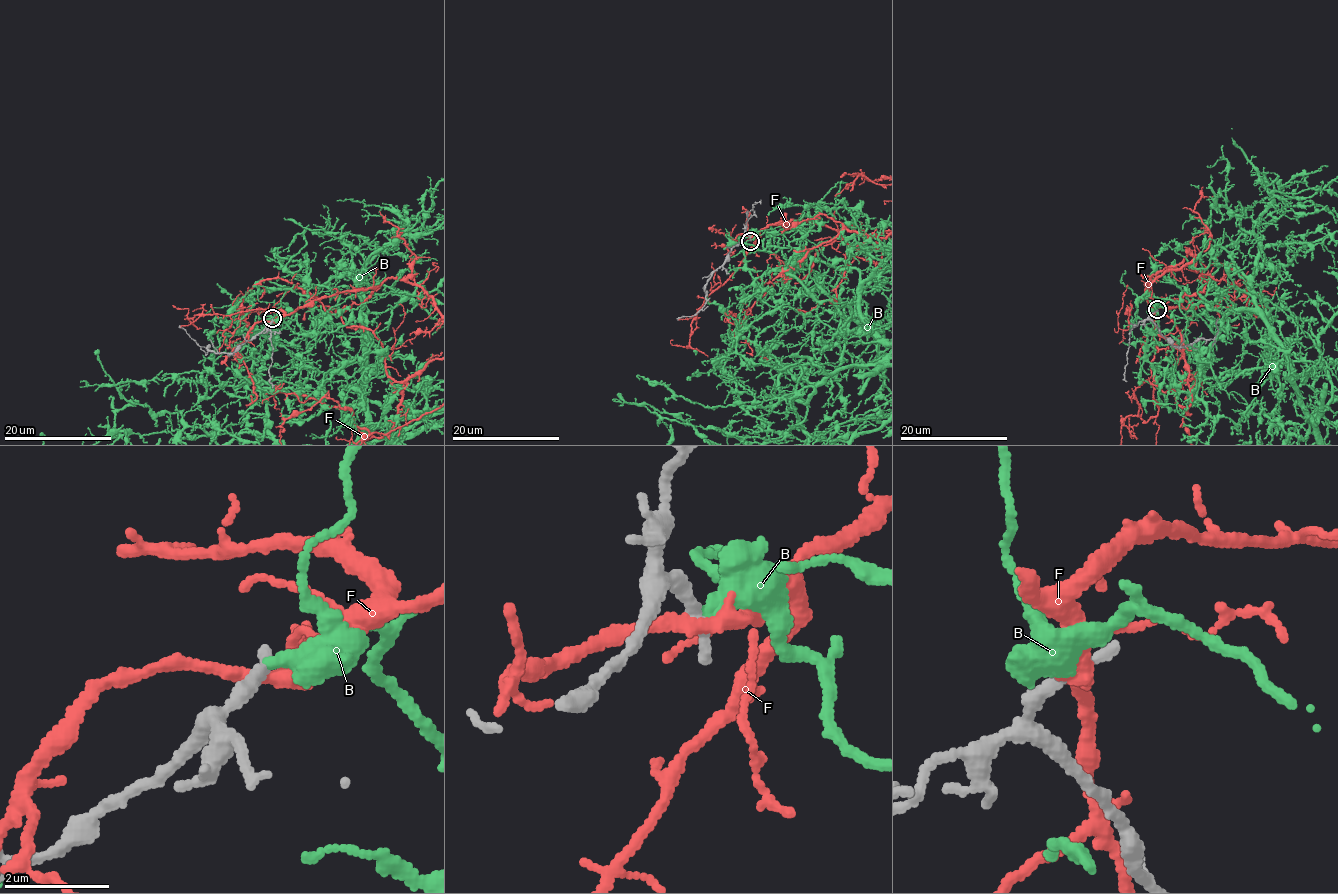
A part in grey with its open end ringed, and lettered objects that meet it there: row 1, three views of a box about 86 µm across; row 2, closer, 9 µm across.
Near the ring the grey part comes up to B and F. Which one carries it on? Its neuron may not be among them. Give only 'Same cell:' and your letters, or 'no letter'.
Same cell: no letter

